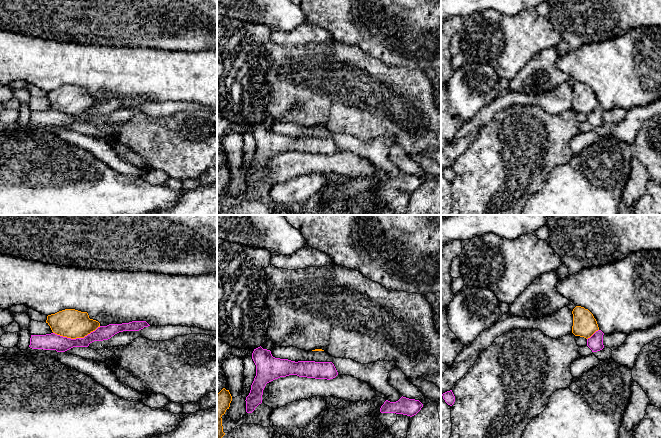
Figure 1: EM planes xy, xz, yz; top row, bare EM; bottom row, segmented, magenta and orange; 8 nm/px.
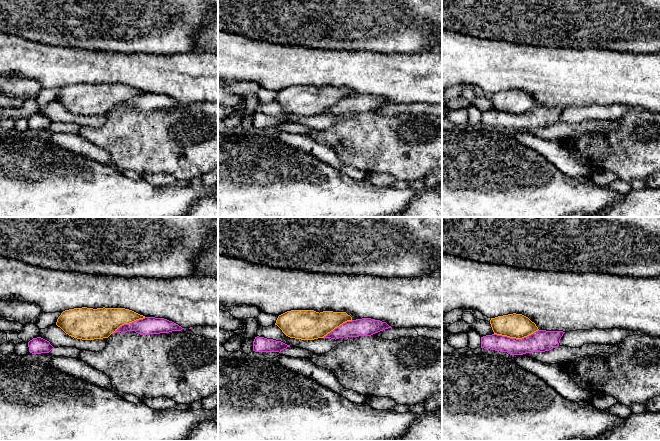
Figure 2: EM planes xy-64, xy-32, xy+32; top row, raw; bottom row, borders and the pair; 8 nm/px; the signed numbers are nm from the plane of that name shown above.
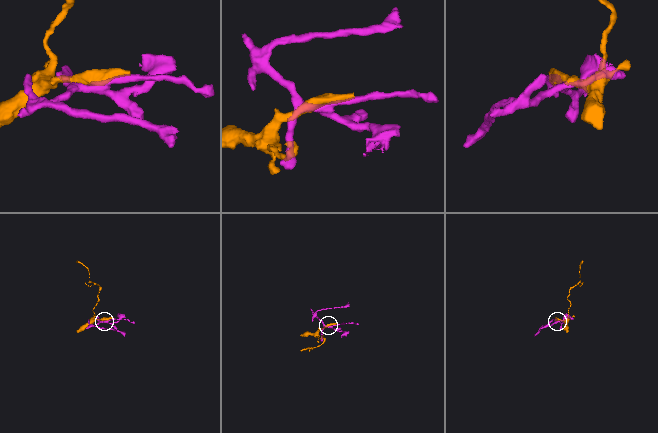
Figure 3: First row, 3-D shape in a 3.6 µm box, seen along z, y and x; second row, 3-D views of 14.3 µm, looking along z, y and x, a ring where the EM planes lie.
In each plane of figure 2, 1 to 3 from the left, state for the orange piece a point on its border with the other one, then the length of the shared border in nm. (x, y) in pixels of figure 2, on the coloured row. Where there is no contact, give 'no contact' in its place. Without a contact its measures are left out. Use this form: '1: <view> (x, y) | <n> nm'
1: xy-64 (129, 323) | 300 nm
2: xy-32 (337, 327) | 280 nm
3: xy+32 (515, 338) | 360 nm

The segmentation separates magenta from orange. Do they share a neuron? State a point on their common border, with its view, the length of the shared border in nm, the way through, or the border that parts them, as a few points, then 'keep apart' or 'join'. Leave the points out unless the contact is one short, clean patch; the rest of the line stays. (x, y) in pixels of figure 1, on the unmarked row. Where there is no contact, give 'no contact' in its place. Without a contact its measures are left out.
contact xy (76, 114); length 380 nm; keep apart

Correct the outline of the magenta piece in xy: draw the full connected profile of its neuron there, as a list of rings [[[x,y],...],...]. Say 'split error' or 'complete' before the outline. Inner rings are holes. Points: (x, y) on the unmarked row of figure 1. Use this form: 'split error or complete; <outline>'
complete; [[[132,97],[122,100],[100,102],[84,114],[71,115],[55,109],[46,111],[31,111],[29,123],[32,125],[56,126],[65,128],[73,123],[88,123],[94,117],[108,116],[123,107],[139,107],[150,102],[146,97]]]

